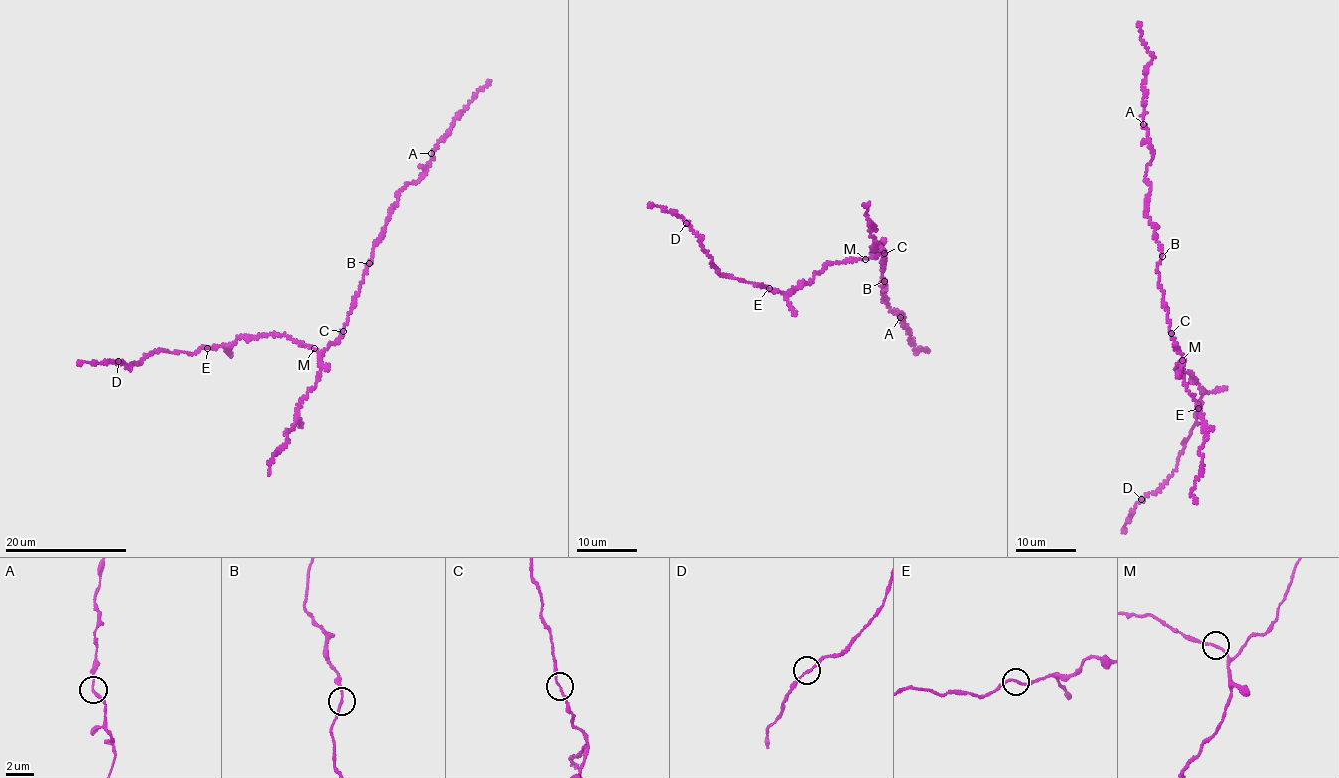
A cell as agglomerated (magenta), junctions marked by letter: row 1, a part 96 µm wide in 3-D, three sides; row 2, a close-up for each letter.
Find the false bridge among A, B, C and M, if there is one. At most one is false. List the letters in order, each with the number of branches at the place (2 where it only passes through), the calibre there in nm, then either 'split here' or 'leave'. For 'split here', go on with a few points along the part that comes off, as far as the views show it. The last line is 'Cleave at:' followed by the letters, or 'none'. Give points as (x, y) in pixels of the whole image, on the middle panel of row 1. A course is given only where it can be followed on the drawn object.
A: branches 2; calibre 150 nm; leave
B: branches 2; calibre 170 nm; leave
C: branches 2; calibre 140 nm; leave
M: branches 2; calibre 160 nm; split here; course (865, 258), (829, 263), (811, 281), (790, 292), (781, 292), (721, 275), (683, 218), (649, 204)
Cleave at: M

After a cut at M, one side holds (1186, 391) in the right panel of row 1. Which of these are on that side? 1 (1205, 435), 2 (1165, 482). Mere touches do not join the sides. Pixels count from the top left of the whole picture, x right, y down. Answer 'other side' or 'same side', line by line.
1: same side
2: other side

